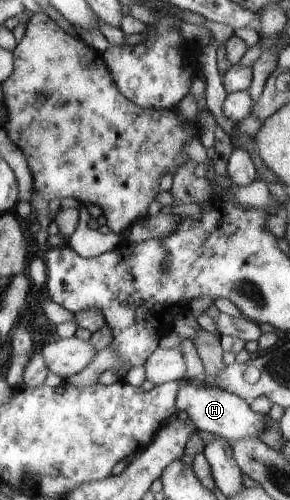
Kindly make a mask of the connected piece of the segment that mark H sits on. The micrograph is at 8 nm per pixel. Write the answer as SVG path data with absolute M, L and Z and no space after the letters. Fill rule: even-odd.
M184 384L180 388L176 405L180 412L188 414L196 430L210 432L210 434L221 437L227 442L244 440L246 437L260 438L260 432L264 432L269 419L267 415L254 412L249 406L249 402L226 392L226 390L220 390L216 386L196 386L196 384L192 386L192 384Z

